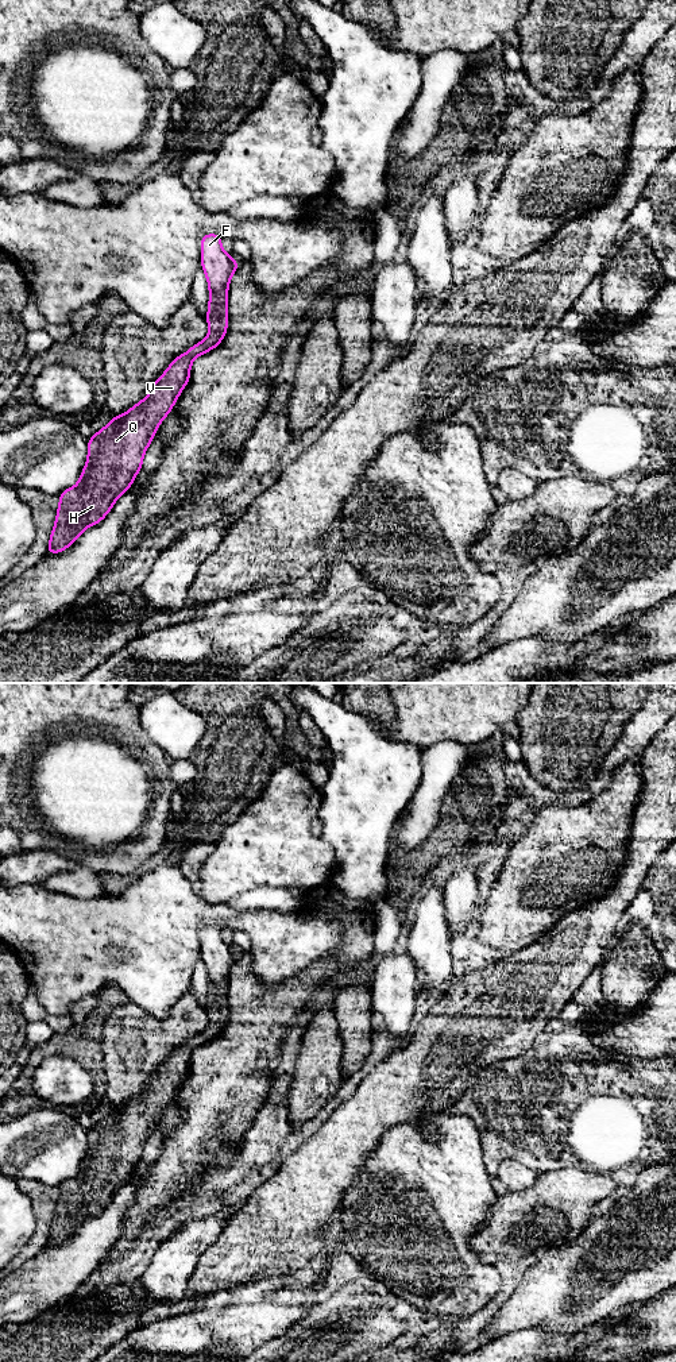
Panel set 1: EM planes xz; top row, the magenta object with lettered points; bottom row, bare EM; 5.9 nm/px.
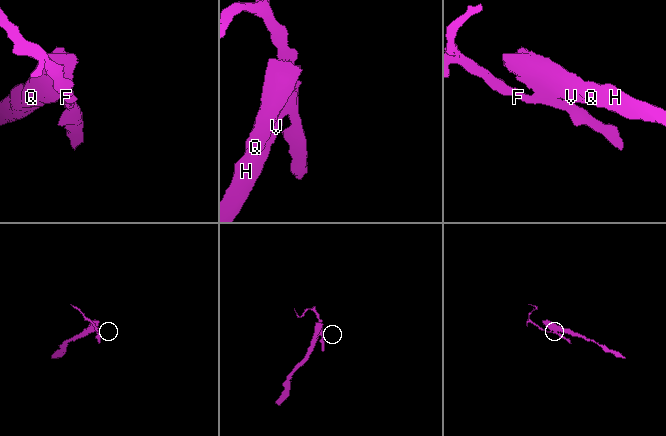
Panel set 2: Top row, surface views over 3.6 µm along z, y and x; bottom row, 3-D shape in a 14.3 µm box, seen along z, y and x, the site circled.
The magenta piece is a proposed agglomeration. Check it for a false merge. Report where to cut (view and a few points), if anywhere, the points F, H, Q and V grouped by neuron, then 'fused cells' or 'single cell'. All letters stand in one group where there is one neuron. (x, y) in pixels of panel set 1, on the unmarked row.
xz (211, 986), (215, 999), (227, 1009) | F / H Q V | fused cells

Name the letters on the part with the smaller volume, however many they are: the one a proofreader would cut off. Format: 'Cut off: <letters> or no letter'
Cut off: F

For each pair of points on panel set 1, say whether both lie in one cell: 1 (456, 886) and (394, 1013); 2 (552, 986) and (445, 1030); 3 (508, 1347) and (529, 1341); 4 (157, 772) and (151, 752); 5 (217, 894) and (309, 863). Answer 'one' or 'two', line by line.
1: two
2: one
3: one
4: one
5: one

